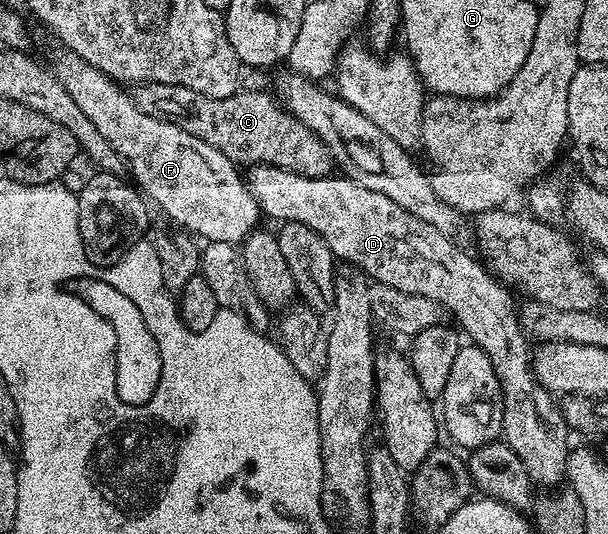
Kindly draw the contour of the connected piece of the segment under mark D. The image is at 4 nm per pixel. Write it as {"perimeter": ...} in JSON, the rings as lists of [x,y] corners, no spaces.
{"perimeter":[[[253,165],[246,170],[245,184],[253,199],[259,204],[259,212],[264,218],[272,217],[275,223],[289,221],[301,223],[317,231],[317,235],[325,239],[329,251],[336,259],[360,269],[372,282],[397,287],[397,291],[405,291],[409,295],[421,295],[425,299],[433,299],[450,316],[452,313],[459,320],[458,328],[464,334],[467,332],[471,336],[468,337],[470,344],[485,351],[485,355],[489,355],[489,363],[493,363],[493,371],[497,371],[497,383],[501,383],[503,392],[501,437],[513,451],[513,455],[517,455],[517,459],[521,459],[521,463],[525,465],[532,486],[555,487],[564,480],[567,472],[569,430],[563,421],[563,411],[557,404],[556,398],[548,389],[541,387],[531,369],[533,349],[532,346],[527,346],[529,337],[525,332],[524,322],[515,314],[515,301],[511,298],[512,290],[504,282],[488,272],[478,260],[475,262],[465,250],[458,249],[455,246],[458,244],[452,238],[441,235],[437,227],[421,223],[417,215],[409,215],[409,211],[397,207],[393,199],[377,195],[377,191],[369,191],[358,185],[356,181],[351,181],[342,175],[306,177],[297,175],[293,171],[285,171],[281,167]]]}

